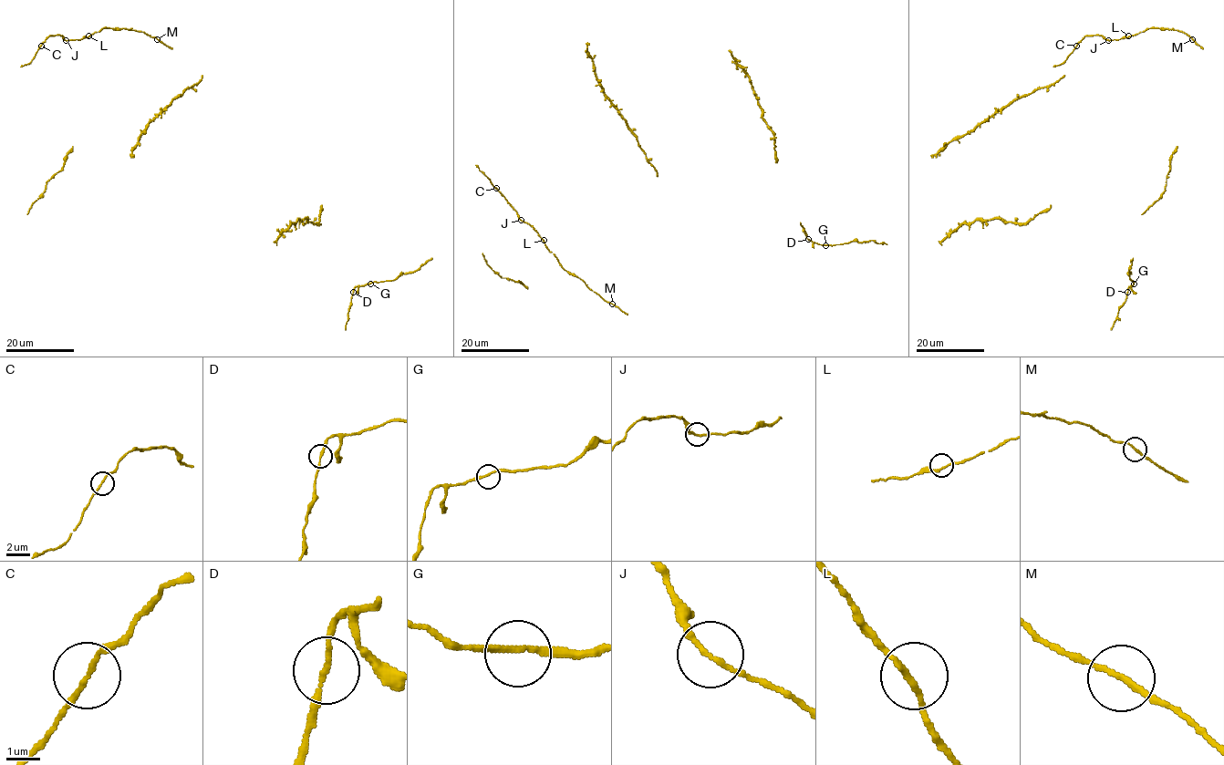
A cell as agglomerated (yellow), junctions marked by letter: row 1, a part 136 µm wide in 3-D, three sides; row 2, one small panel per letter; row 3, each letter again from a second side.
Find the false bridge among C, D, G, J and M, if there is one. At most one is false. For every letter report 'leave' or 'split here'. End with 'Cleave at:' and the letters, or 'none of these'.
C: leave
D: leave
G: leave
J: leave
M: leave
Cleave at: none of these

